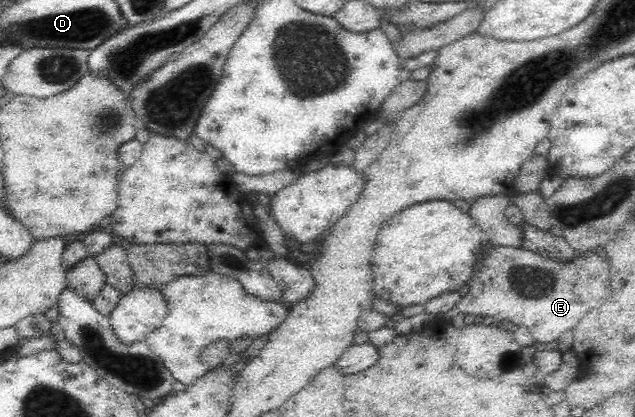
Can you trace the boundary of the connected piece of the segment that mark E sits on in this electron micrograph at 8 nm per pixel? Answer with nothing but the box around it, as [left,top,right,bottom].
[441,246,612,345]

